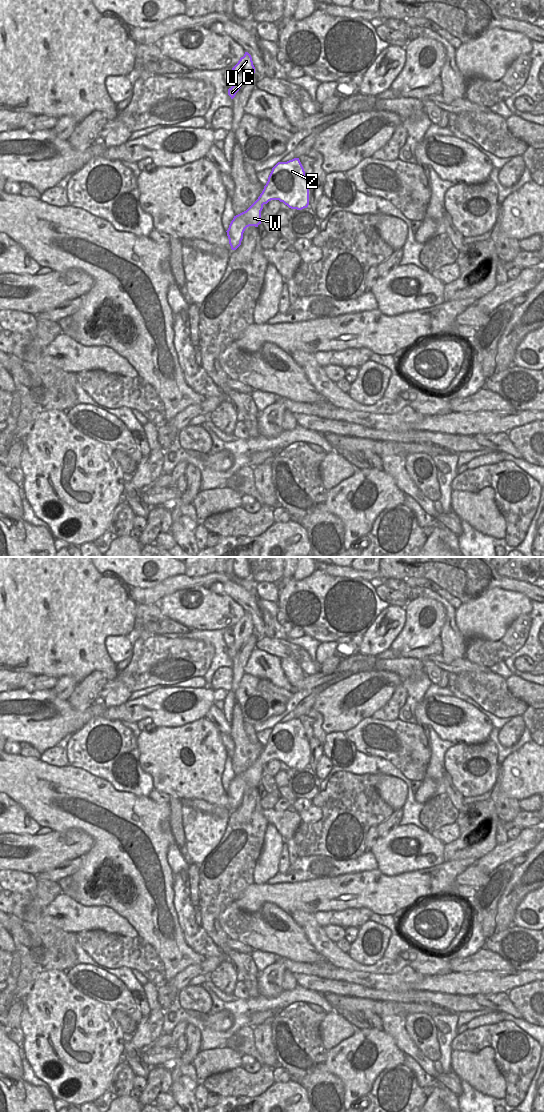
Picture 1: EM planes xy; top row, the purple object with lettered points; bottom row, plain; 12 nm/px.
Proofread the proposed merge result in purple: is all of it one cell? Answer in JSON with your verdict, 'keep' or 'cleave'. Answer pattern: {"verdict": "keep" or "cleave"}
{"verdict": "keep"}

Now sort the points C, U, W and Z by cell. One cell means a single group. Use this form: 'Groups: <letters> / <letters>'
Groups: C U W Z

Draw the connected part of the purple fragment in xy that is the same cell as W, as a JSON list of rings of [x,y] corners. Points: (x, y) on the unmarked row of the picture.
[[[299,718],[278,722],[268,737],[268,741],[258,759],[244,772],[234,776],[227,792],[232,810],[236,810],[249,786],[261,784],[263,765],[271,760],[279,760],[291,769],[302,770],[309,765],[309,740]]]

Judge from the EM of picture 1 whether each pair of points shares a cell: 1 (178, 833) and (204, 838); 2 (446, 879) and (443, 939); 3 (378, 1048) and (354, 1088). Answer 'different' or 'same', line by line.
1: different
2: different
3: same

